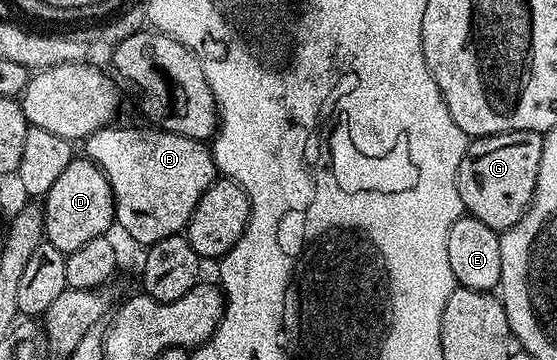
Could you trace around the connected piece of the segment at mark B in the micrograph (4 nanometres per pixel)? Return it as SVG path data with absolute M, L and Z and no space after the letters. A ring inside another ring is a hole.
M105 127L94 131L82 142L82 148L88 152L85 153L87 160L98 165L110 183L112 198L116 204L115 224L121 225L141 247L183 234L187 230L188 220L194 207L198 207L198 199L202 199L202 195L218 177L211 148L205 142L186 138L185 135L168 133L159 127L116 128Z

